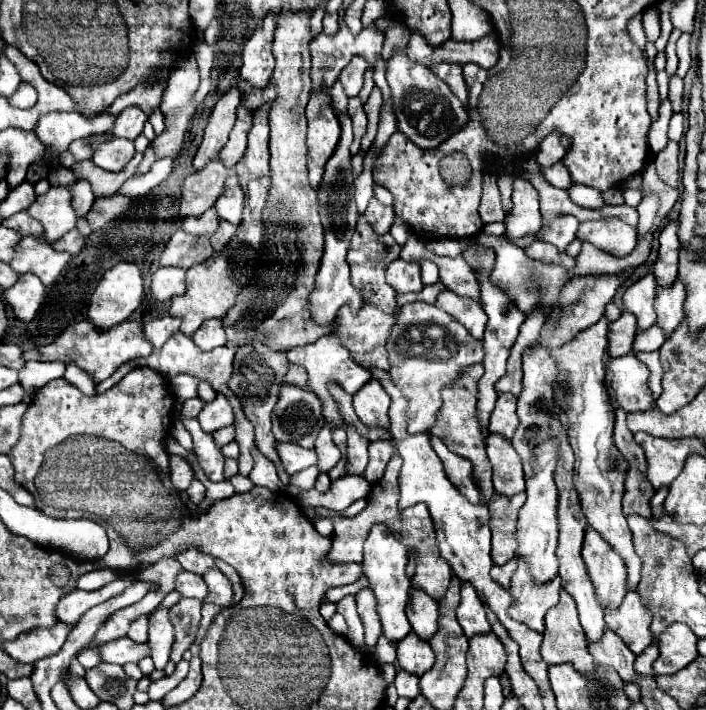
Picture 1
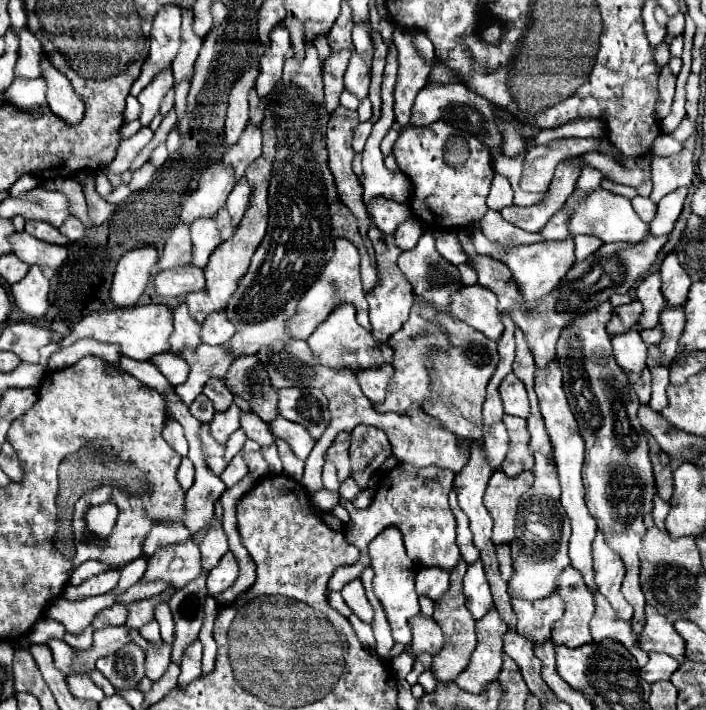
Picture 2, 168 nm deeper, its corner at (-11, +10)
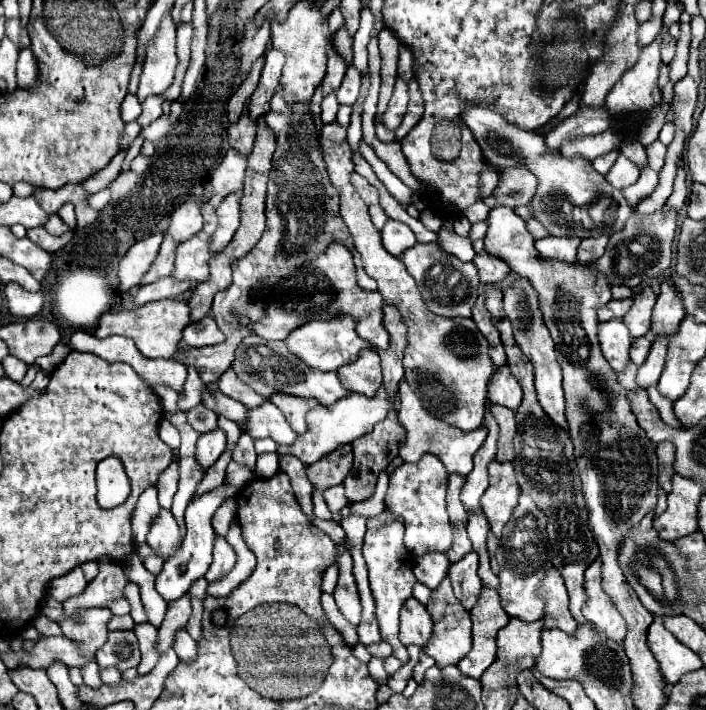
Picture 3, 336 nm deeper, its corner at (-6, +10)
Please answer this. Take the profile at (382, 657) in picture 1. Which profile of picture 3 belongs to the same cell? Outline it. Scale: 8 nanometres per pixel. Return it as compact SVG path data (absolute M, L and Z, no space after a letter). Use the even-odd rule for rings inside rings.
M379 642L379 644L369 646L369 654L377 656L377 658L387 658L387 656L393 654L393 648L387 642Z

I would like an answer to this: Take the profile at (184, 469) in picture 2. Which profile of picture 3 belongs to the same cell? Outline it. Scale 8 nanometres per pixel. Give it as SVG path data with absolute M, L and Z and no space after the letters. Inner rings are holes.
M171 462L169 468L159 476L159 482L157 482L161 508L167 508L167 510L171 508L171 500L177 492L177 484L179 484L179 464Z

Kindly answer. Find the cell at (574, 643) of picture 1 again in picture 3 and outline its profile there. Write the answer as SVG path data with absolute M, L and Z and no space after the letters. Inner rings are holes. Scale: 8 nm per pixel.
M551 568L539 586L539 594L545 598L545 628L559 628L565 634L577 630L577 622L569 612L569 596L561 574Z

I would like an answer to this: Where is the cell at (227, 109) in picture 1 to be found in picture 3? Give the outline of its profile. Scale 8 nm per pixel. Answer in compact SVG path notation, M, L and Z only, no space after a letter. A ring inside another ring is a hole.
M263 58L255 60L251 72L247 74L247 78L243 80L243 84L237 88L237 92L231 96L229 104L227 104L227 118L231 124L235 124L239 120L239 116L243 114L243 108L245 108L245 102L249 100L249 96L253 94L257 82L259 82L259 76L261 76L261 68L263 68Z

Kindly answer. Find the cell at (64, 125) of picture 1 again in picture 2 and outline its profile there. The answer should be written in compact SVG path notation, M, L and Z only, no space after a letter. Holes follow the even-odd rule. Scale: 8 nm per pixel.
M128 96L128 106L126 106L126 122L132 122L132 120L136 120L138 116L140 116L140 110L142 110L142 106L140 106L140 102L138 102L138 98L134 98L134 96Z

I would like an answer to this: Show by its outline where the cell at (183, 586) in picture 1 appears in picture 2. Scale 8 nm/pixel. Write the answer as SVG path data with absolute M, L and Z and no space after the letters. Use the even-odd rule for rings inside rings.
M188 538L178 544L162 546L154 552L144 574L146 580L166 580L174 588L184 588L202 570L198 544Z

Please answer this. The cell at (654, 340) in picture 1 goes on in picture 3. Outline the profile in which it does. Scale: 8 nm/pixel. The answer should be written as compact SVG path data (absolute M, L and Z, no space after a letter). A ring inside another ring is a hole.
M641 336L641 338L635 338L633 340L633 346L631 346L631 360L641 366L649 354L649 348L651 348L651 342L647 336Z

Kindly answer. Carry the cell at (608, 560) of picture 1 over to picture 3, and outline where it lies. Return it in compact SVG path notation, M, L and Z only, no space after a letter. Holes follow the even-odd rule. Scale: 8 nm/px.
M601 558L593 560L591 566L585 570L585 590L587 590L587 604L583 608L583 616L595 624L599 632L603 632L607 638L615 642L623 642L625 638L625 620L619 614L619 610L611 604L611 598L603 592L603 576L601 576Z

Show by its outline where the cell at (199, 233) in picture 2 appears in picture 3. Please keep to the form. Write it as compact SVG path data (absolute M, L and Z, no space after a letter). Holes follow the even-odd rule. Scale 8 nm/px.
M195 234L177 246L177 260L173 276L179 280L203 282L209 276L209 260L213 256L209 248L211 238L205 234Z

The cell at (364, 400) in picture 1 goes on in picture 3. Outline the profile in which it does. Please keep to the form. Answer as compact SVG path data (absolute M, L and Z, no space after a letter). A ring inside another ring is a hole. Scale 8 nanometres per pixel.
M363 350L359 354L359 360L355 360L355 364L347 364L339 368L337 374L343 386L347 386L347 390L359 392L365 396L375 396L377 388L383 382L379 354L375 350Z

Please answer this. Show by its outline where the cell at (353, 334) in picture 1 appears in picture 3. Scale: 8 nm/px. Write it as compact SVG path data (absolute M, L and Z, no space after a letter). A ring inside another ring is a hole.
M335 316L335 320L311 320L311 322L303 324L301 328L293 330L289 334L289 338L285 340L285 344L307 366L319 368L325 372L339 370L341 366L355 362L363 348L371 348L371 344L367 344L367 340L361 340L357 336L355 320L351 320L351 316Z

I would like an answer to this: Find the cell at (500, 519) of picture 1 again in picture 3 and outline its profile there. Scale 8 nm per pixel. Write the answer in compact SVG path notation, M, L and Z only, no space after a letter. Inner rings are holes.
M491 462L489 464L489 488L481 498L483 514L491 524L491 532L501 538L501 530L511 518L511 510L517 506L521 490L511 462Z

